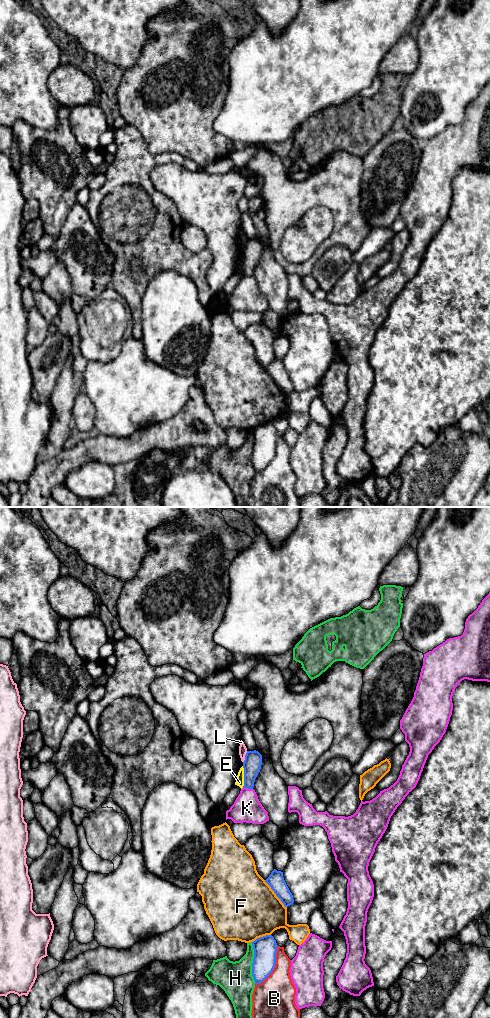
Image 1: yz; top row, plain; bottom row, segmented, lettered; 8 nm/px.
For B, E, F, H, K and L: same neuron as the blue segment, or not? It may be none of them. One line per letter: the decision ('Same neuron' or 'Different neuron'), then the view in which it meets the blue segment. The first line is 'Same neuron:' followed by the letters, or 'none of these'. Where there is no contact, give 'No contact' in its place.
Same neuron: none of these
B: Different neuron. Touches blue in yz
E: Different neuron. Touches blue in yz
F: Different neuron. Touches blue in yz
H: Different neuron. Touches blue in yz
K: Different neuron. Touches blue in yz
L: Different neuron. Touches blue in yz

